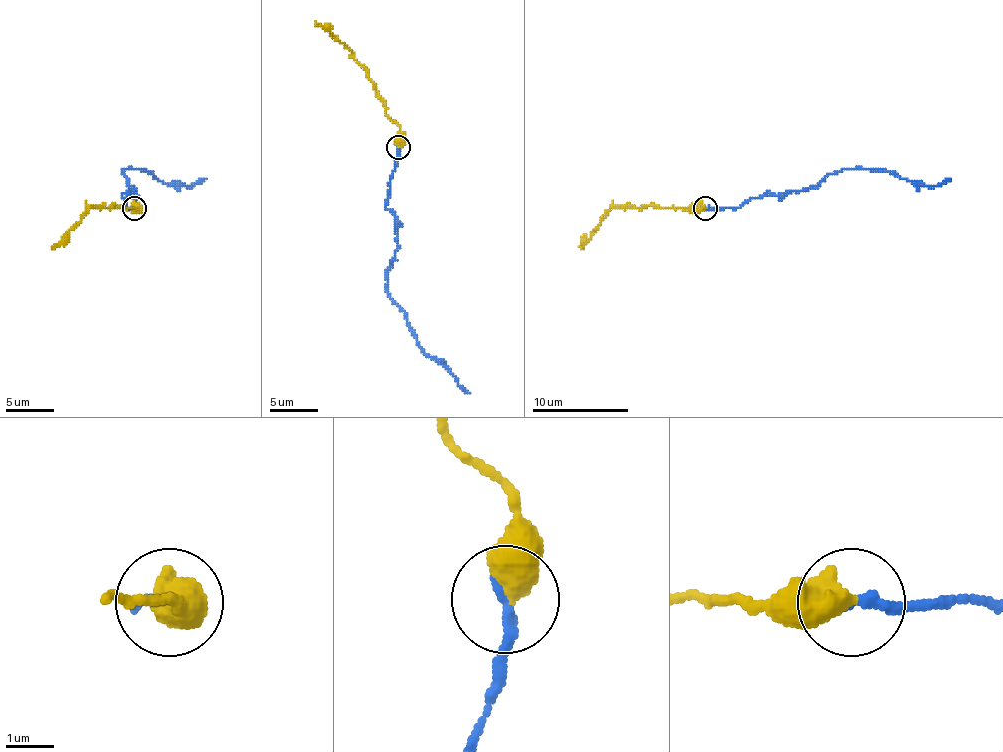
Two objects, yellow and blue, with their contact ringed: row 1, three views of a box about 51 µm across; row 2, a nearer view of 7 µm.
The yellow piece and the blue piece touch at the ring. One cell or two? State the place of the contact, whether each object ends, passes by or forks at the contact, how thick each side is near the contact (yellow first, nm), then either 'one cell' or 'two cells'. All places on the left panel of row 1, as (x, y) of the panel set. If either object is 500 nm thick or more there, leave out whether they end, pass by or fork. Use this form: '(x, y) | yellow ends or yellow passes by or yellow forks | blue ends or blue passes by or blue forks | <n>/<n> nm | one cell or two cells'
(134, 208) | 650/240 nm | one cell

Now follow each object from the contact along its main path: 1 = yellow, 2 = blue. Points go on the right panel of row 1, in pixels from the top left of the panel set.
1: (704, 208), (612, 208), (593, 234), (578, 246)
2: (704, 208), (808, 191), (854, 169), (912, 183), (950, 179)

